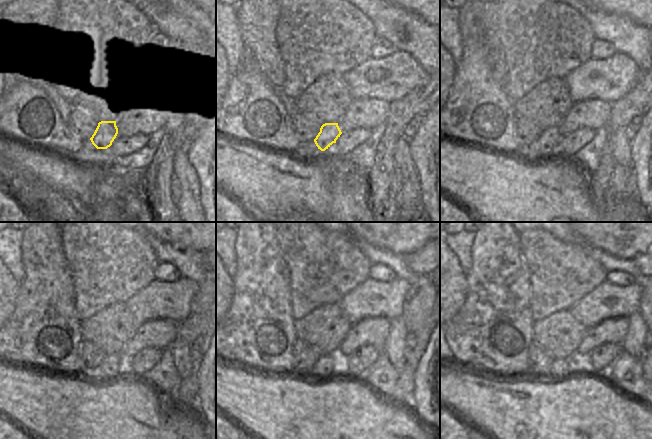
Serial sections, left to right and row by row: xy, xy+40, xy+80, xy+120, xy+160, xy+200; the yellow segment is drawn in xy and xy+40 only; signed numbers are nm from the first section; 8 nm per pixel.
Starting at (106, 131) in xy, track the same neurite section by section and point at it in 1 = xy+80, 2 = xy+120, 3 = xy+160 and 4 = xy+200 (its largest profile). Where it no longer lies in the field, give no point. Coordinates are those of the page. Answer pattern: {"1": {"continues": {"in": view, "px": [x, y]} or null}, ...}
{"1": {"continues": {"in": "xy+80", "px": [550, 137]}}, "2": {"continues": {"in": "xy+120", "px": [105, 366]}}, "3": {"continues": {"in": "xy+160", "px": [333, 364]}}, "4": {"continues": {"in": "xy+200", "px": [558, 367]}}}

